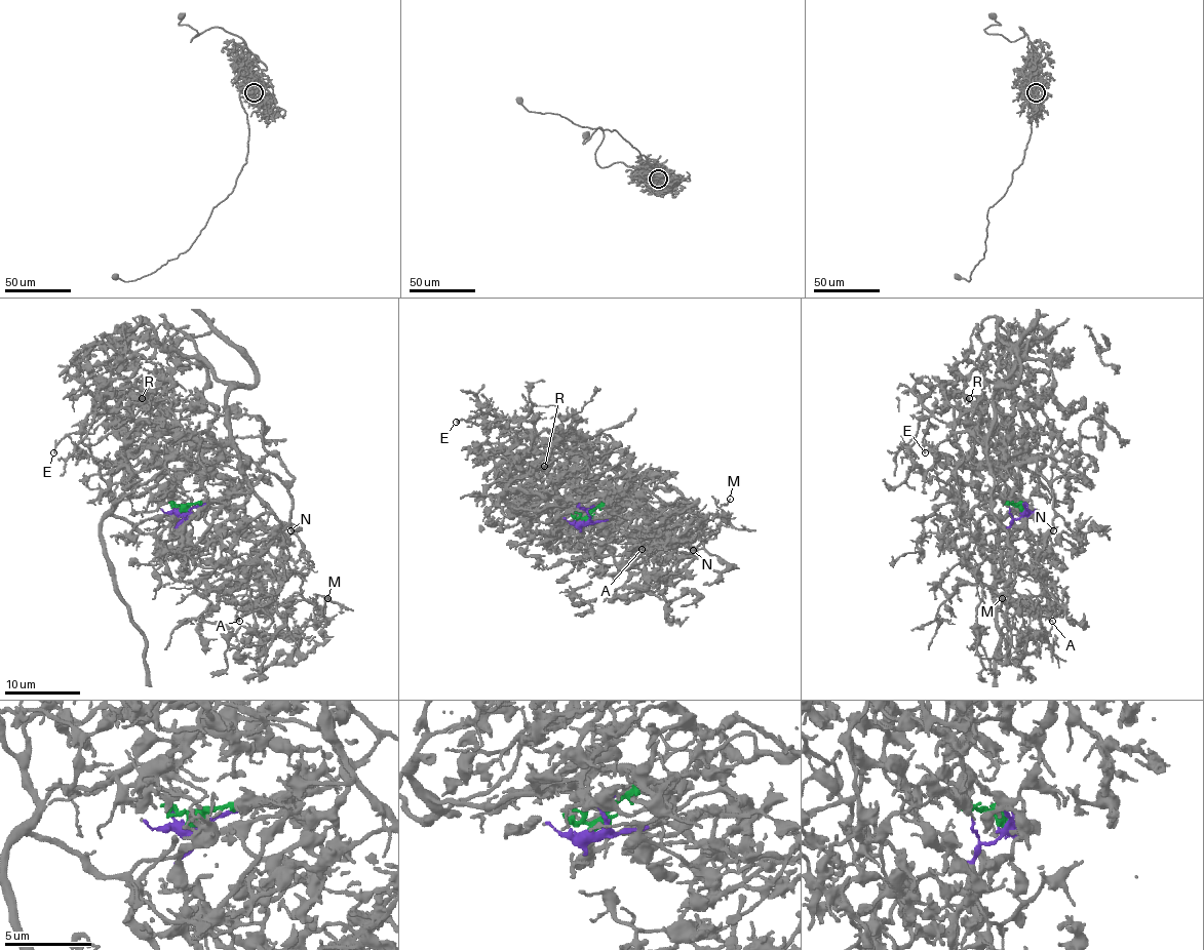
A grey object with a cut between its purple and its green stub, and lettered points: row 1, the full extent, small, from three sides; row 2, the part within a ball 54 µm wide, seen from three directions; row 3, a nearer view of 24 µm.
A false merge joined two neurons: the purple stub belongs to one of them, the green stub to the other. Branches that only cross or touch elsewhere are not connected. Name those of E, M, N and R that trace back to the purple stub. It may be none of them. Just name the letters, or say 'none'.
E, R

